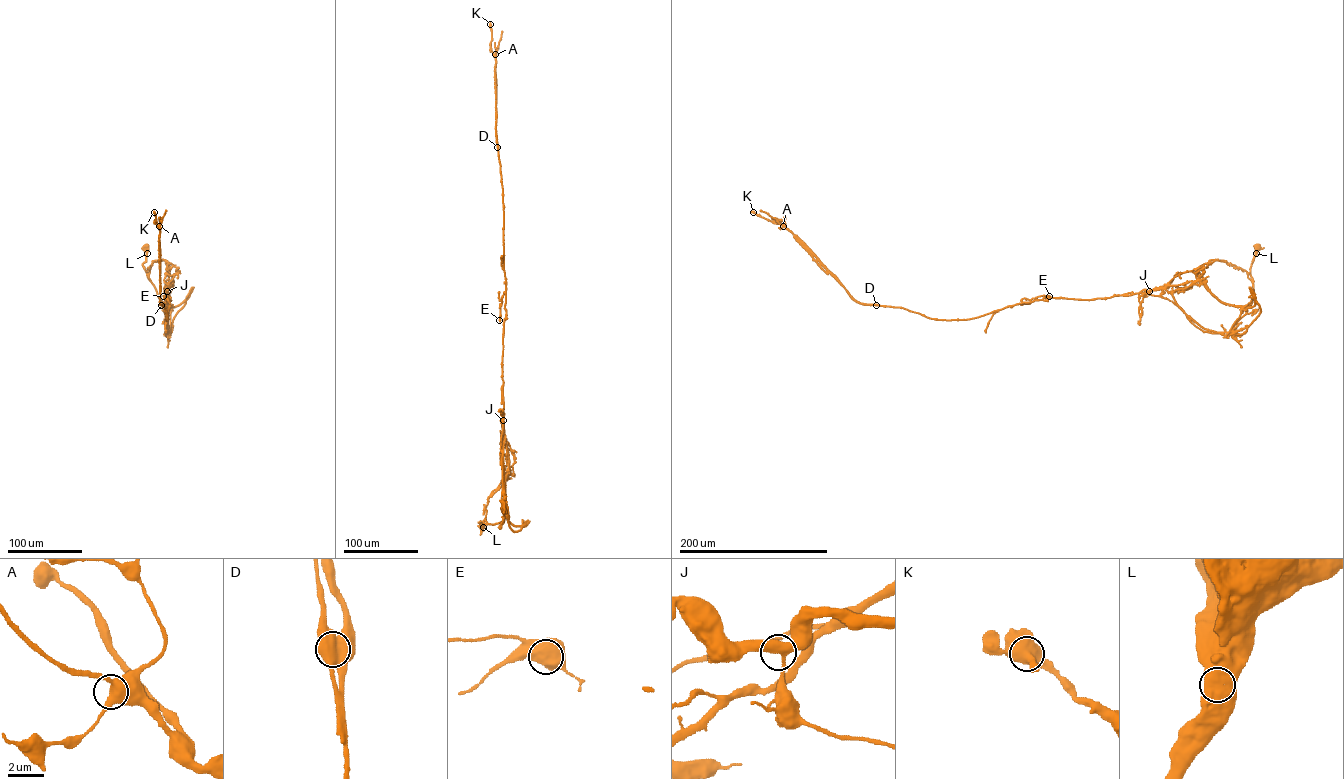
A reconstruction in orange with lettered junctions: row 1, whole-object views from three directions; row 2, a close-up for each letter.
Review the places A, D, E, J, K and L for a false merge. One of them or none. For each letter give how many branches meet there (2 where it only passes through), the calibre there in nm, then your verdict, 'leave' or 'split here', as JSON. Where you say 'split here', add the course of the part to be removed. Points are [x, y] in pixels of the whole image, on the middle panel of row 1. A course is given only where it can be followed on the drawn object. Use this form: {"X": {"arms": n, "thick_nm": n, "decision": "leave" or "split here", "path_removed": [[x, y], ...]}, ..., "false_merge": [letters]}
{"A": {"arms": 3, "thick_nm": 480, "decision": "leave"}, "D": {"arms": 3, "thick_nm": 650, "decision": "split here", "path_removed": [[497, 147], [496, 99]]}, "E": {"arms": 2, "thick_nm": 750, "decision": "leave"}, "J": {"arms": 3, "thick_nm": 440, "decision": "leave"}, "K": {"arms": 3, "thick_nm": 480, "decision": "leave"}, "L": {"arms": 2, "thick_nm": 700, "decision": "leave"}, "false_merge": ["D"]}

